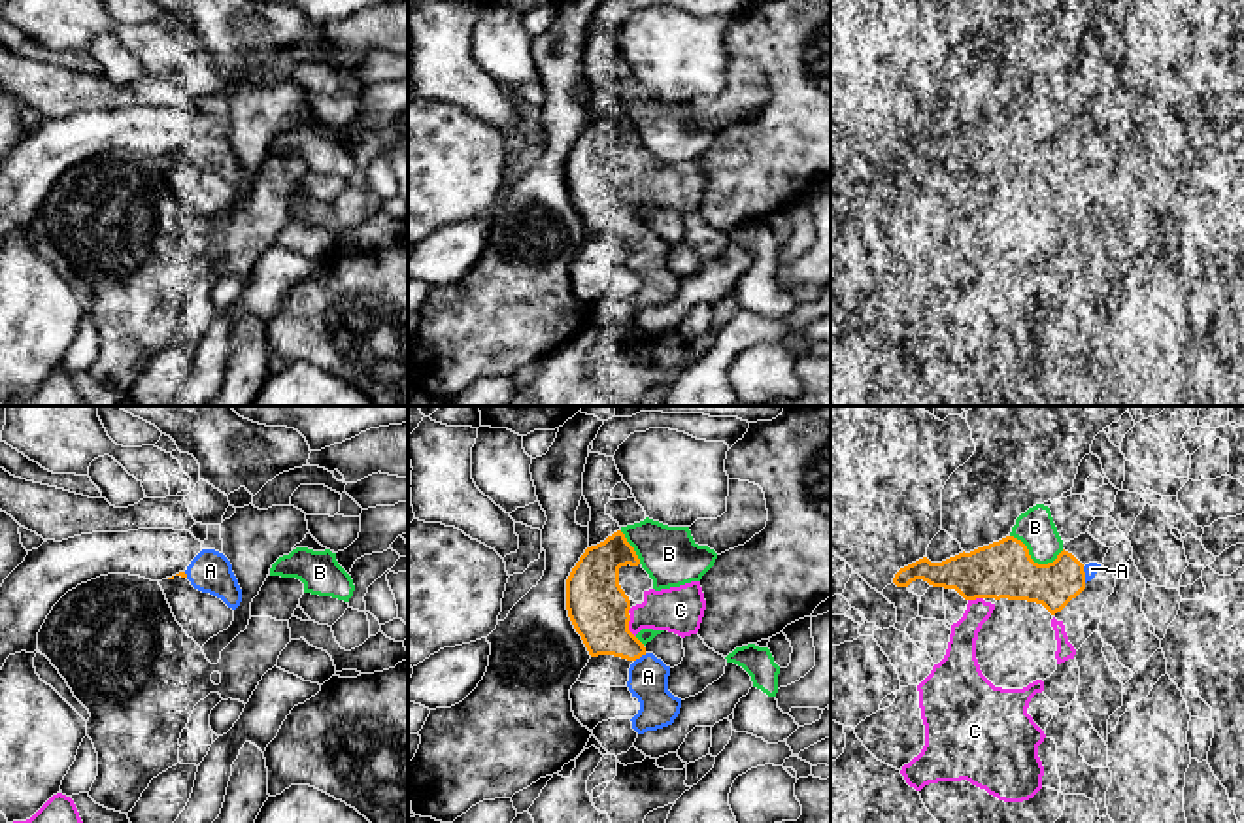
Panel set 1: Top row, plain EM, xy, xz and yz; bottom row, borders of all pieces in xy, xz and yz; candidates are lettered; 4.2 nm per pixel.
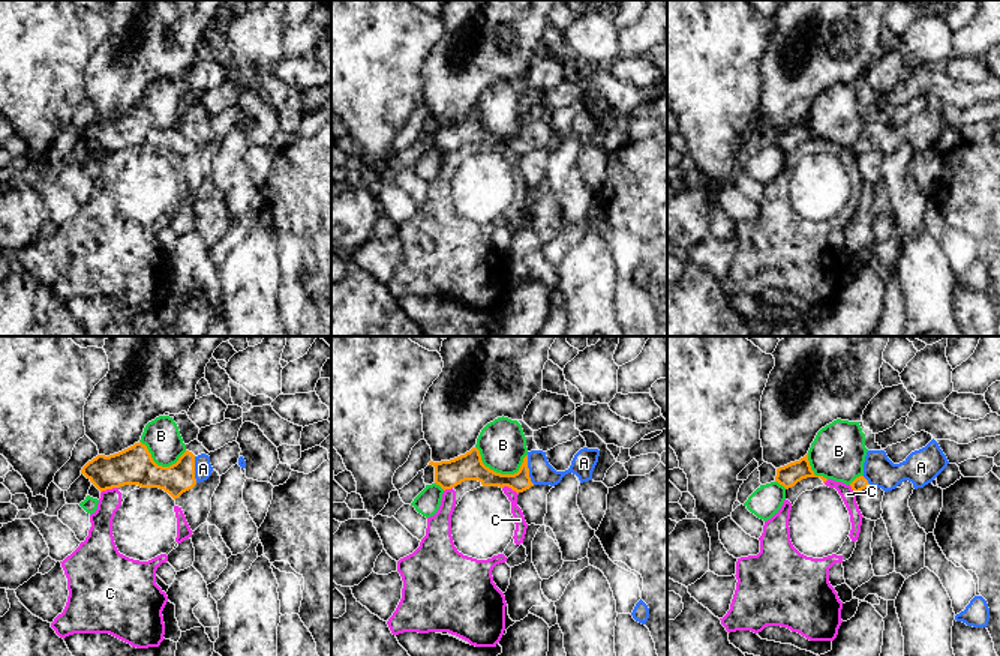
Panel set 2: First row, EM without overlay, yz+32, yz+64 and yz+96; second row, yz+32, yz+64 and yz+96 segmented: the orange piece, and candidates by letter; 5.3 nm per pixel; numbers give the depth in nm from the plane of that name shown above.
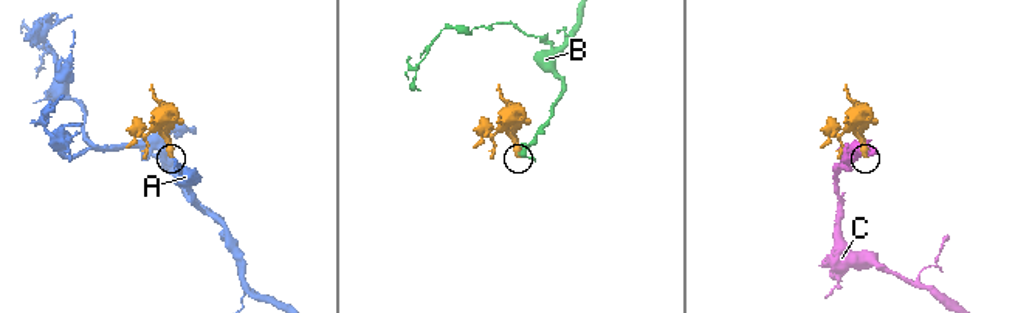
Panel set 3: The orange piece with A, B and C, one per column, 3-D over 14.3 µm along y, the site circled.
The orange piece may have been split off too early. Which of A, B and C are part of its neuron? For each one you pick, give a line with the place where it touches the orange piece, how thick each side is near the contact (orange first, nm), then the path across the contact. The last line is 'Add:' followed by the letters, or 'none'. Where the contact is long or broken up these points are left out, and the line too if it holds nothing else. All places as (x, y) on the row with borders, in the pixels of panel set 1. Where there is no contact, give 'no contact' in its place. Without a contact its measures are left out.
A: contact yz (1084, 574); calibres 190 and 60 nm
Add: A

